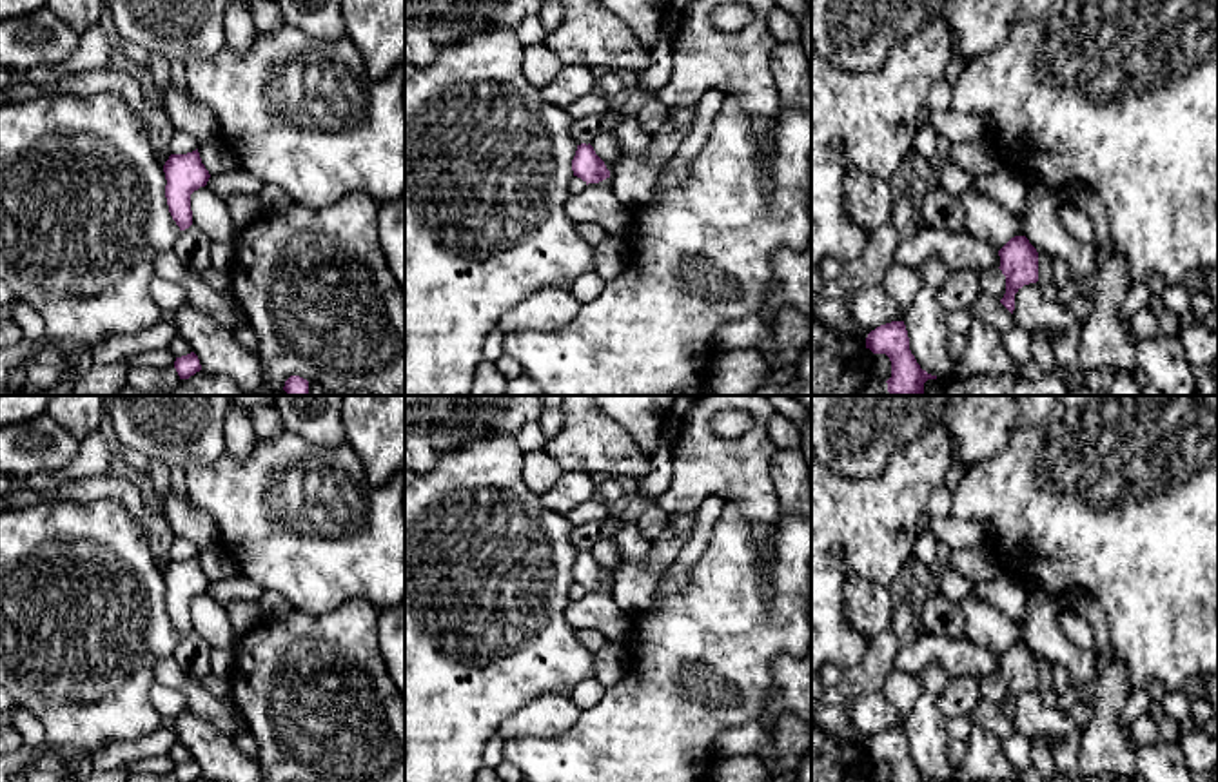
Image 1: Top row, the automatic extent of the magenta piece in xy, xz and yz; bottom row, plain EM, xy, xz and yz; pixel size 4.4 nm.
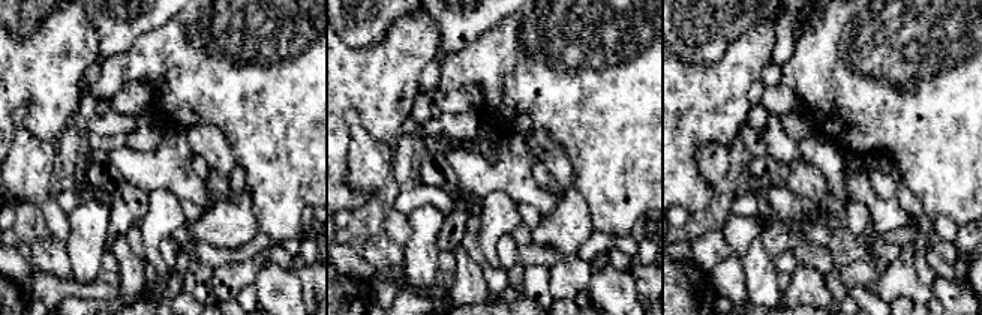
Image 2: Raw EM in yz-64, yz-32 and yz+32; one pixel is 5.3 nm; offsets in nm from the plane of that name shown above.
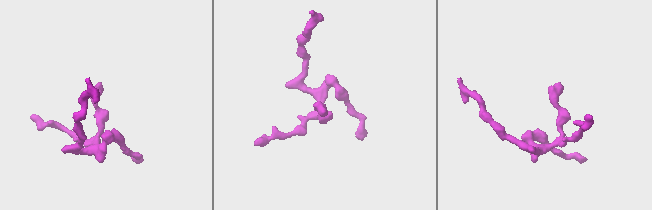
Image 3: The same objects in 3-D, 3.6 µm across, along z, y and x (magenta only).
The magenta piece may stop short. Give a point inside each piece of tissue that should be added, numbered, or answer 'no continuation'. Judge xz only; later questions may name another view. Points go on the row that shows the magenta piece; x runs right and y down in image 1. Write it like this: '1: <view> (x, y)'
no continuation

